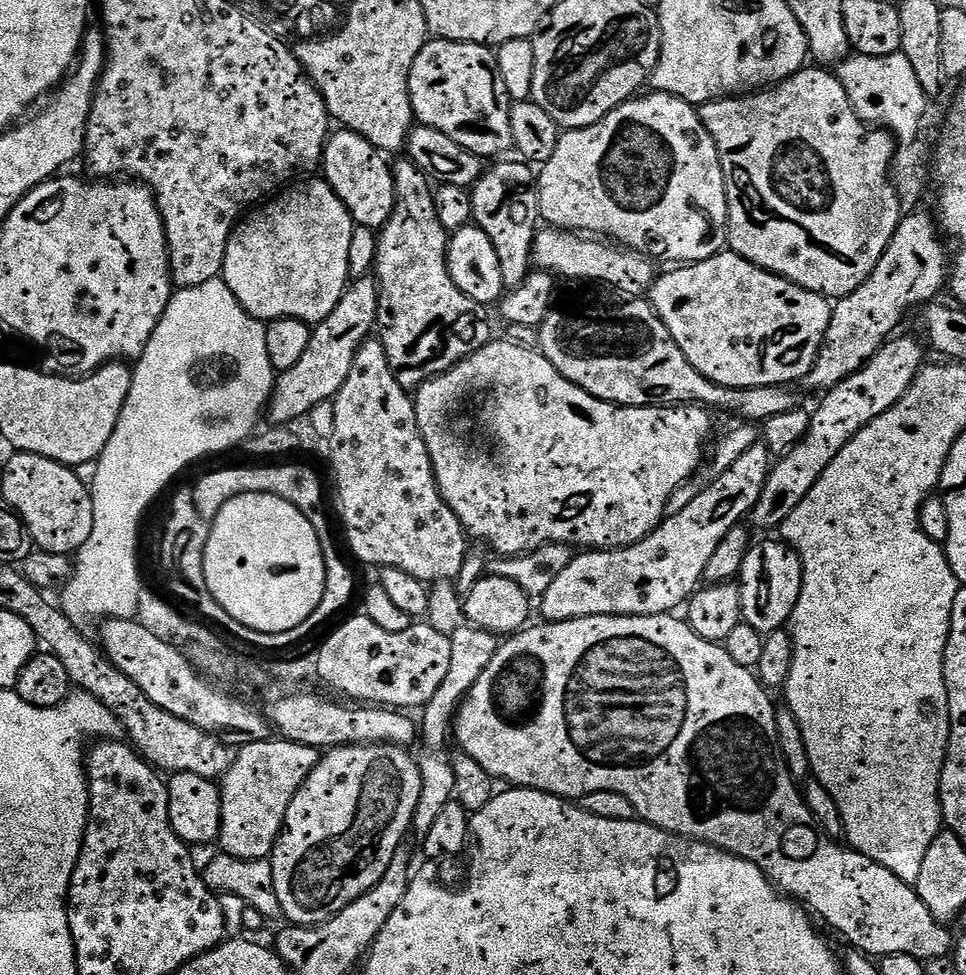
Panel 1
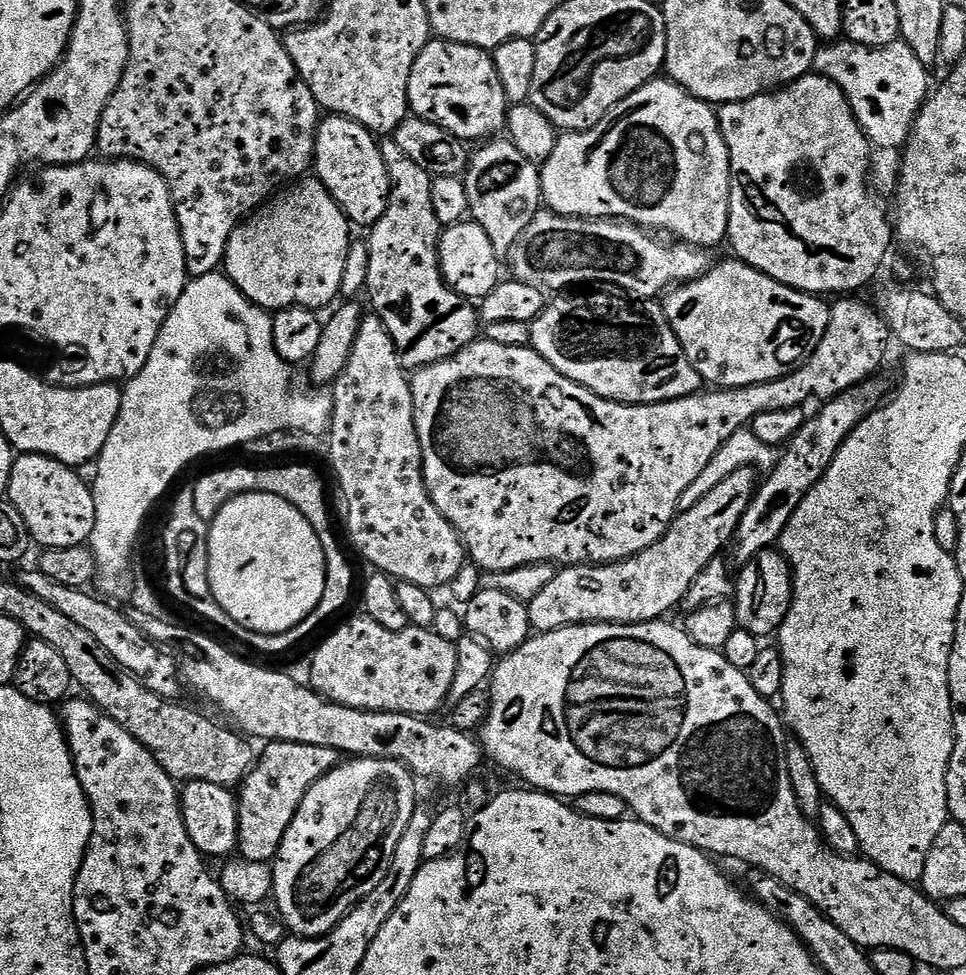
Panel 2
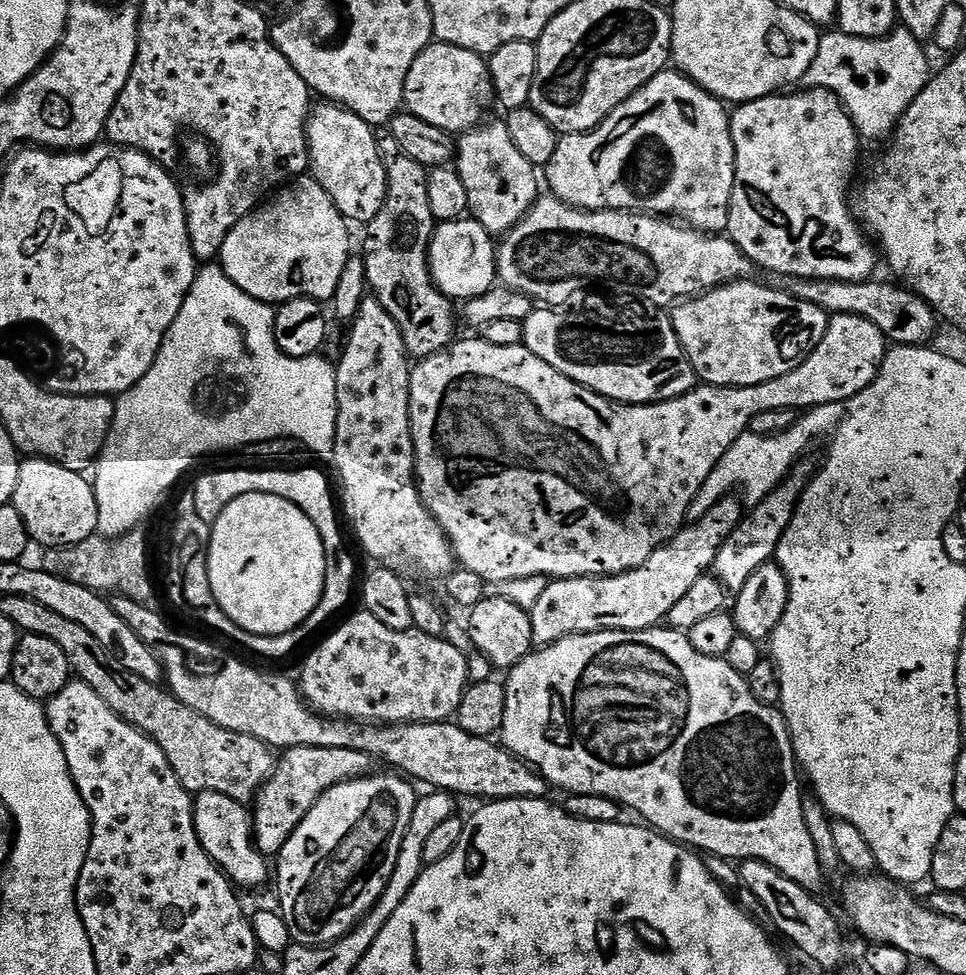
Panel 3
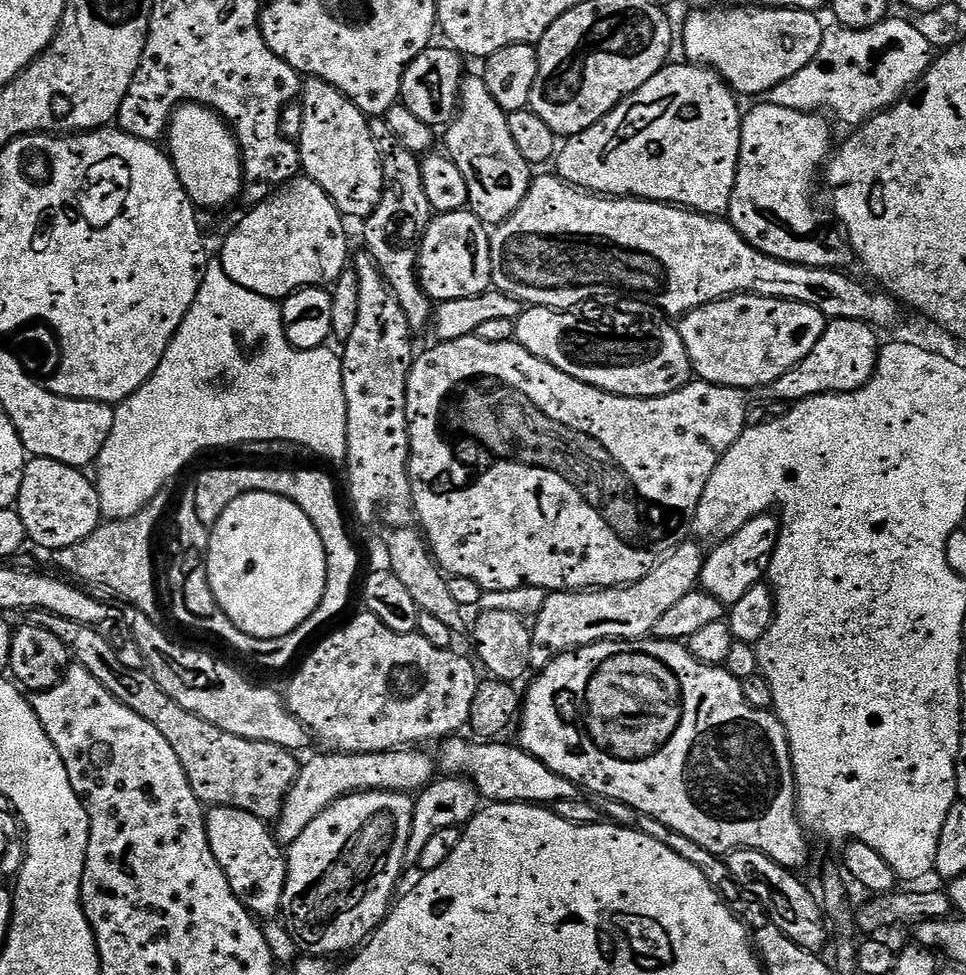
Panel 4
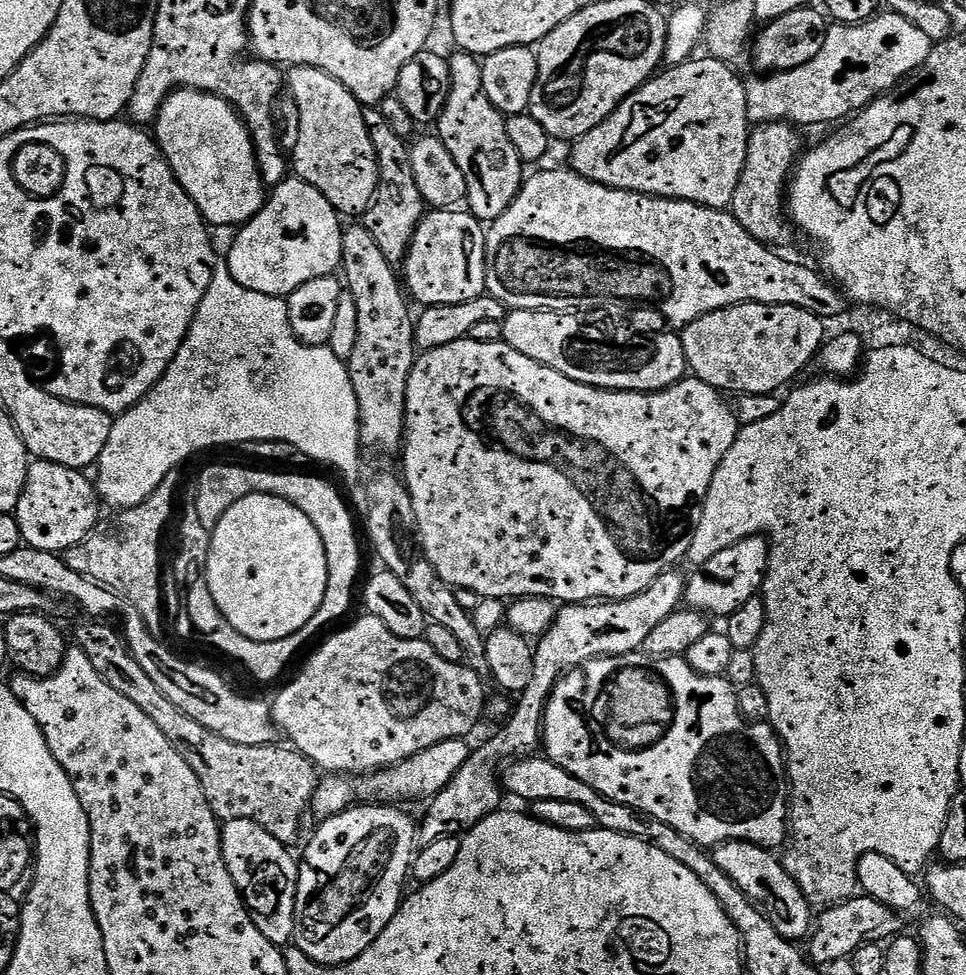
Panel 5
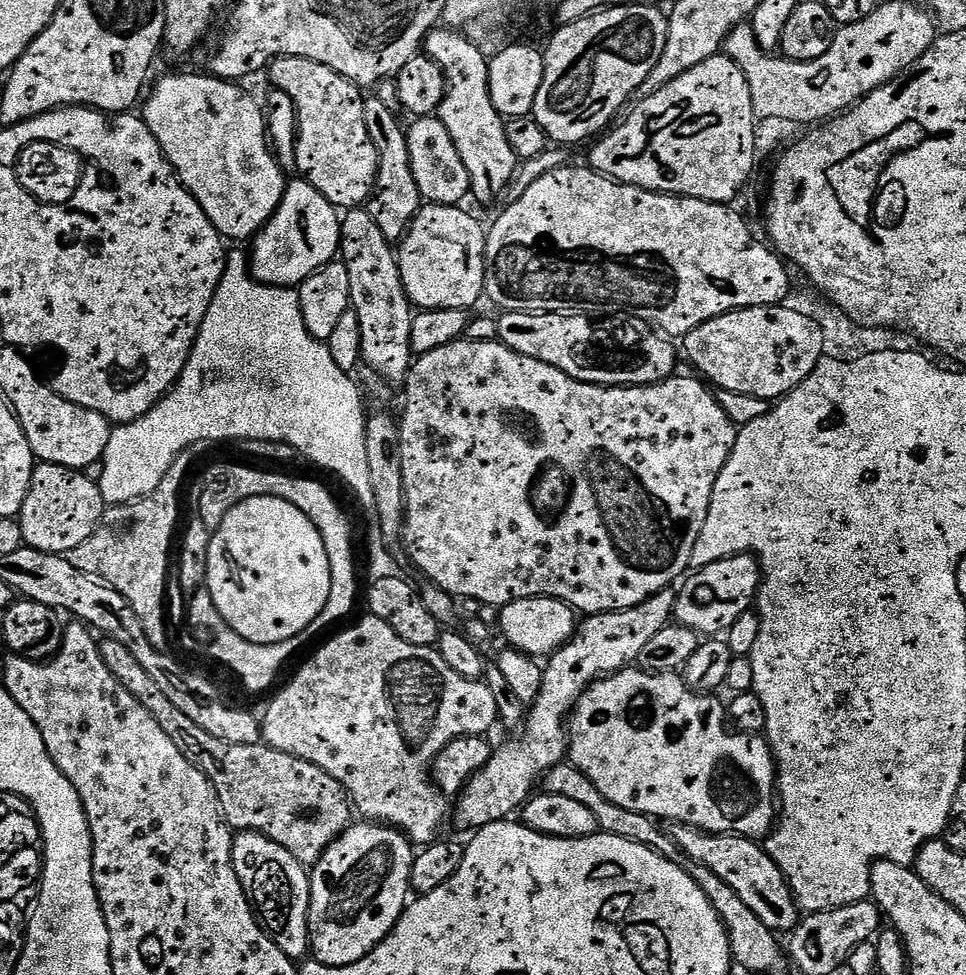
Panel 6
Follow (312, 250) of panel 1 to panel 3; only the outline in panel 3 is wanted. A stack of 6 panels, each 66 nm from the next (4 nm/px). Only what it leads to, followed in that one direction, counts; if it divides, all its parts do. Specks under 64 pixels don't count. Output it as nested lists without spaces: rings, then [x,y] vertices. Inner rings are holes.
[[[305,174],[283,185],[267,203],[257,207],[256,211],[251,212],[245,220],[238,222],[238,226],[234,226],[234,230],[226,234],[218,263],[230,282],[234,282],[234,286],[246,290],[246,294],[267,304],[279,306],[287,300],[303,296],[328,302],[331,301],[334,290],[338,290],[338,278],[342,278],[342,270],[350,255],[348,228],[349,221],[334,206],[330,194],[326,194],[326,190],[322,190],[320,183],[313,180],[311,175]]]

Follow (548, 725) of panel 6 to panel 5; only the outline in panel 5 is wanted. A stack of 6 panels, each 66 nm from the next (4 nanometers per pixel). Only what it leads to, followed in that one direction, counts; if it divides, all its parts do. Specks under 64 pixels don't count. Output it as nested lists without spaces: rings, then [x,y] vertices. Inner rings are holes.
[[[680,570],[663,572],[642,594],[634,594],[634,598],[625,600],[605,600],[603,602],[589,602],[586,604],[566,604],[557,611],[556,617],[544,632],[544,635],[535,641],[534,651],[534,678],[530,678],[530,686],[526,686],[524,692],[519,693],[516,709],[512,712],[508,724],[504,724],[480,749],[473,751],[467,762],[450,778],[450,782],[437,796],[427,801],[428,813],[418,824],[418,840],[421,845],[430,842],[438,842],[438,838],[447,836],[460,836],[468,832],[478,822],[485,820],[492,812],[501,807],[500,796],[502,797],[502,784],[496,780],[496,771],[500,764],[507,765],[517,758],[527,757],[535,753],[542,744],[542,729],[544,727],[544,705],[548,703],[548,695],[552,687],[560,681],[564,673],[593,660],[599,656],[621,656],[627,652],[635,652],[643,649],[646,638],[658,626],[658,622],[666,622],[670,614],[674,614],[685,603],[686,600],[686,576]]]

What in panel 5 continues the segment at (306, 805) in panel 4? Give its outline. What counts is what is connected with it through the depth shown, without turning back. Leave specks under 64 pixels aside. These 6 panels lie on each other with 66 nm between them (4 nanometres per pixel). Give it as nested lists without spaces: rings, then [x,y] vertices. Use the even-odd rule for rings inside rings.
[[[461,738],[458,740],[443,740],[438,742],[434,746],[430,746],[426,750],[422,750],[418,754],[414,754],[410,758],[406,758],[402,762],[397,764],[391,764],[388,768],[377,768],[375,772],[371,774],[328,774],[323,777],[316,785],[316,792],[312,796],[312,807],[310,809],[311,815],[315,817],[317,821],[328,820],[331,816],[337,816],[339,812],[344,812],[347,808],[354,808],[358,804],[390,804],[395,805],[397,802],[404,802],[400,800],[421,800],[421,802],[427,801],[429,798],[437,796],[440,791],[450,782],[450,778],[454,778],[454,774],[458,774],[458,770],[462,770],[462,766],[467,762],[470,755],[470,747],[468,748],[469,741]]]

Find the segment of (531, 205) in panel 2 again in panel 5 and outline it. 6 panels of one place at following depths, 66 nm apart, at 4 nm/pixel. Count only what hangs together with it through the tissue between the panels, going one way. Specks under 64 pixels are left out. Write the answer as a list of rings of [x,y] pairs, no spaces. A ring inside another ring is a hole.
[[[457,51],[455,55],[448,60],[452,85],[446,106],[440,111],[438,135],[454,162],[458,162],[462,178],[466,178],[467,211],[481,222],[491,222],[506,214],[519,194],[526,179],[526,165],[514,150],[510,134],[506,134],[506,117],[486,98],[481,61],[469,52]]]

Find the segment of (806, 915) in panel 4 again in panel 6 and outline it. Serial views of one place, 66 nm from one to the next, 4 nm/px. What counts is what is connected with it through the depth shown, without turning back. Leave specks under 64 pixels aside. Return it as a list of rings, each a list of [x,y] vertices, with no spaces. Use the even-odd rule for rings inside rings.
[[[672,824],[670,834],[674,838],[676,845],[696,862],[702,862],[762,918],[762,922],[771,932],[777,934],[791,933],[802,916],[798,911],[796,899],[792,896],[790,886],[778,870],[774,858],[770,858],[767,847],[760,848],[755,839],[747,836],[734,836],[731,832],[704,832],[701,828],[692,828],[689,824]]]

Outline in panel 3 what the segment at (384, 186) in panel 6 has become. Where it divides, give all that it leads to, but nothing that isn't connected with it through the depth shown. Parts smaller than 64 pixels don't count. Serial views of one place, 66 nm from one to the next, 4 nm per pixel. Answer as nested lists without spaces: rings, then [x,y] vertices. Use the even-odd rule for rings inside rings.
[[[389,130],[376,132],[376,145],[379,146],[380,155],[384,158],[388,189],[382,210],[378,210],[376,217],[369,220],[363,229],[365,232],[362,255],[366,266],[368,287],[371,295],[382,302],[382,306],[386,306],[386,312],[398,322],[398,328],[402,330],[404,345],[409,357],[433,356],[457,339],[456,320],[458,324],[458,312],[457,309],[456,312],[452,309],[455,308],[453,301],[436,289],[436,283],[432,281],[430,266],[428,265],[428,247],[432,245],[432,236],[438,227],[438,221],[431,213],[430,195],[427,189],[429,169],[404,153],[402,147],[398,146],[394,134]]]

